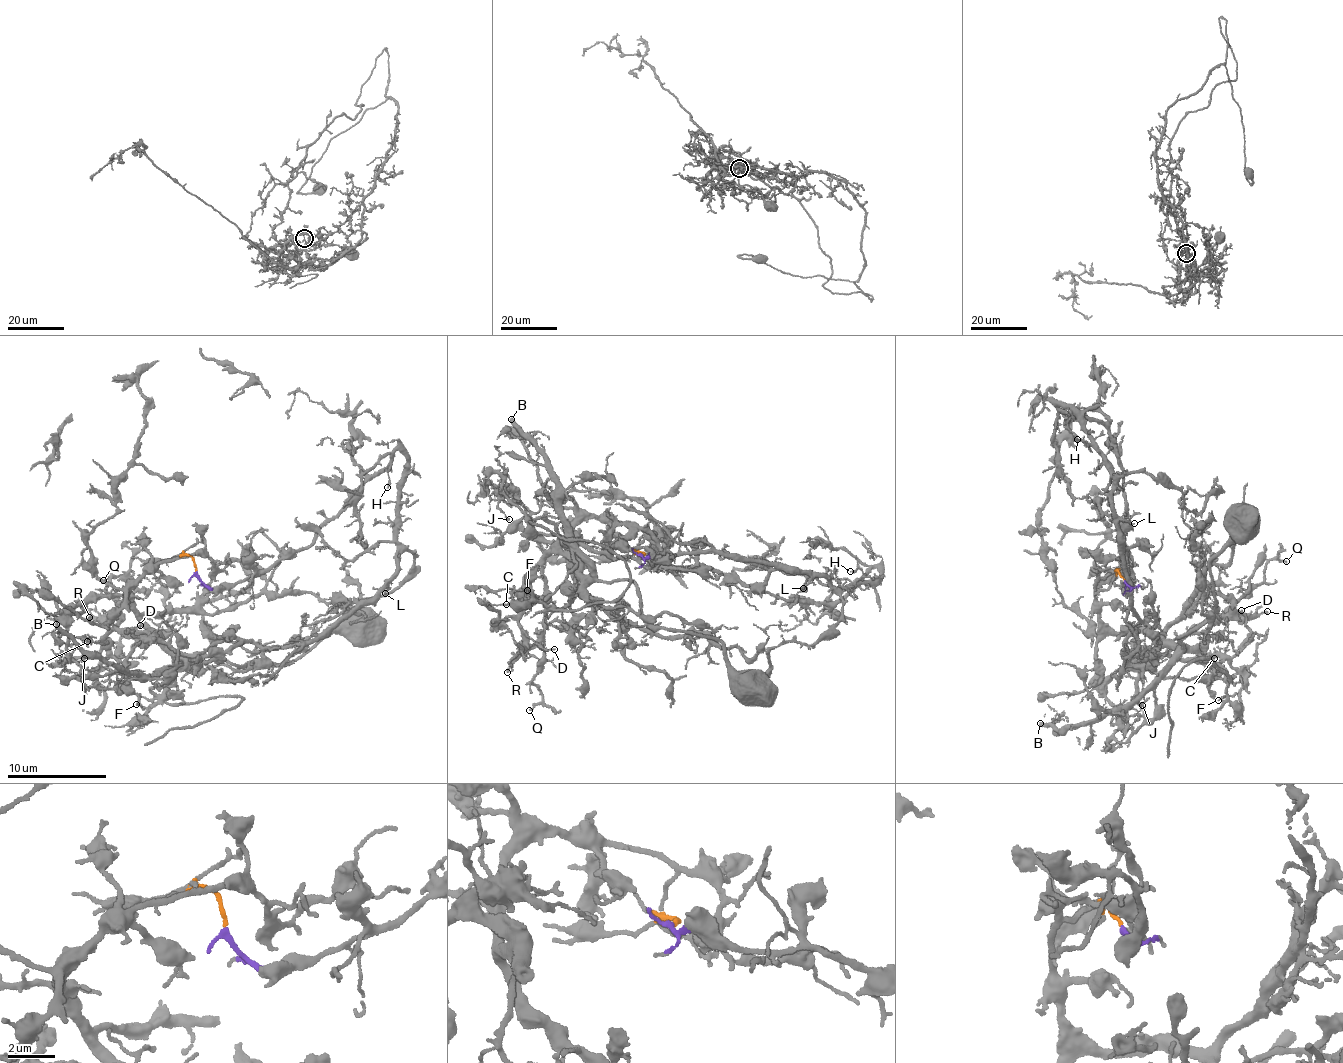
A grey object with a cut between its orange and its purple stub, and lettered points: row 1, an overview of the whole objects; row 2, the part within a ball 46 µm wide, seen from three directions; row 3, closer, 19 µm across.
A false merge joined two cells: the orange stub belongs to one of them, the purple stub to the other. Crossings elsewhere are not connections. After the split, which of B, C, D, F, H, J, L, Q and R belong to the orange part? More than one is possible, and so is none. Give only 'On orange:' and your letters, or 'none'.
On orange: B, C, D, F, J, Q, R

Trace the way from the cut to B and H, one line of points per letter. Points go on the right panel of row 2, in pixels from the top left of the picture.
B: (1124, 580), (1115, 571), (1095, 584), (1105, 623), (1162, 641), (1139, 676), (1137, 702), (1062, 731), (1039, 723)
H: (1124, 580), (1131, 589), (1123, 551), (1123, 474), (1114, 439), (1101, 424), (1076, 417), (1068, 423), (1076, 440)

